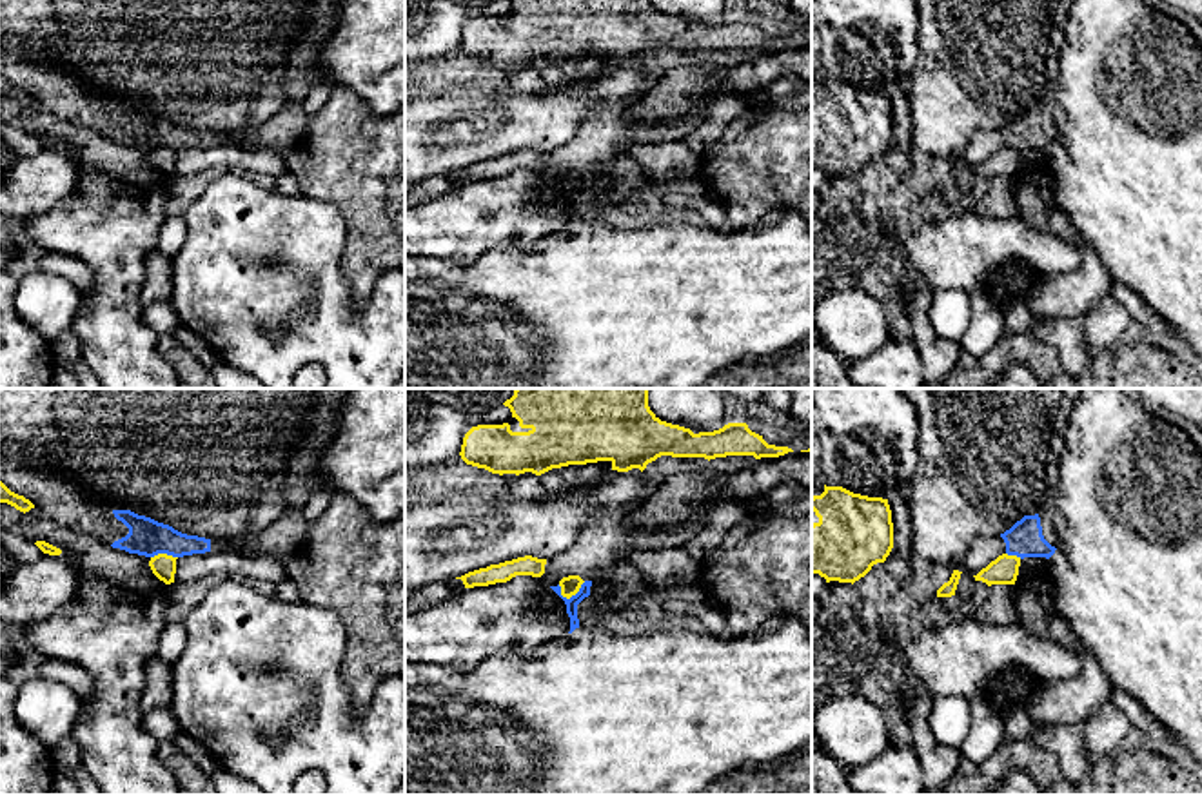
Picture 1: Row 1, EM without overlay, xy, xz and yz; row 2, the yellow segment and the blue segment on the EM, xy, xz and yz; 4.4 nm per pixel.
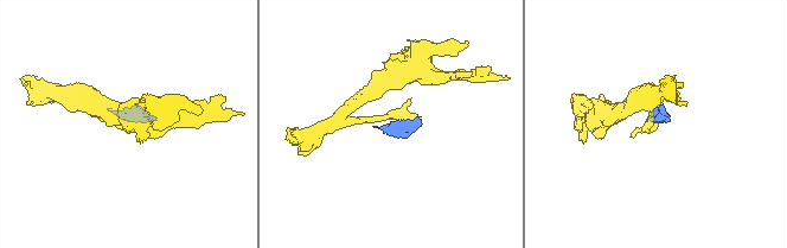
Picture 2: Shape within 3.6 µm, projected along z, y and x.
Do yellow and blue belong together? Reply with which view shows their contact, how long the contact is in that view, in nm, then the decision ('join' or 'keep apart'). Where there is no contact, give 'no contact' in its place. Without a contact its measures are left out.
meets yellow in xz; contact 130 nm long; keep apart

